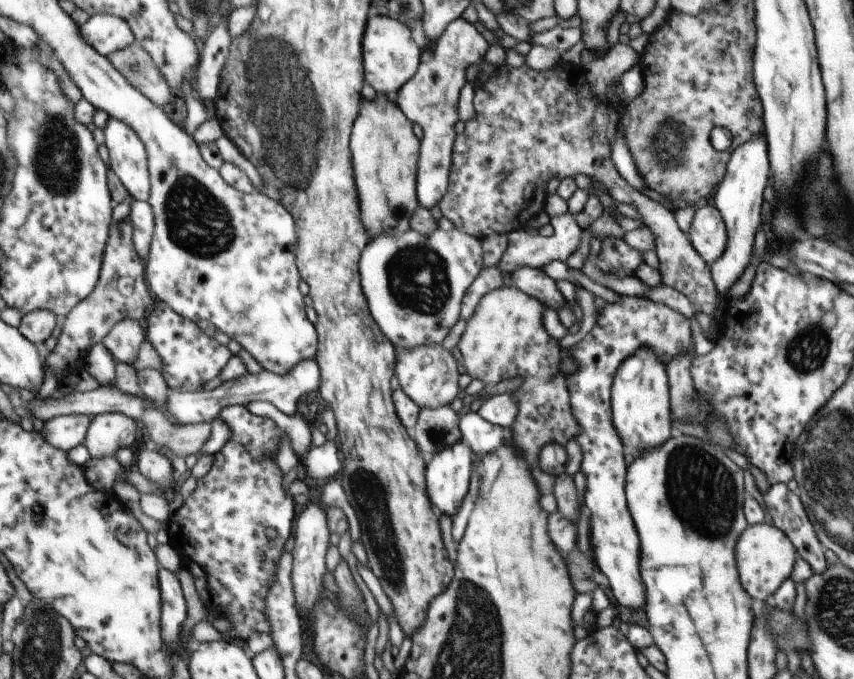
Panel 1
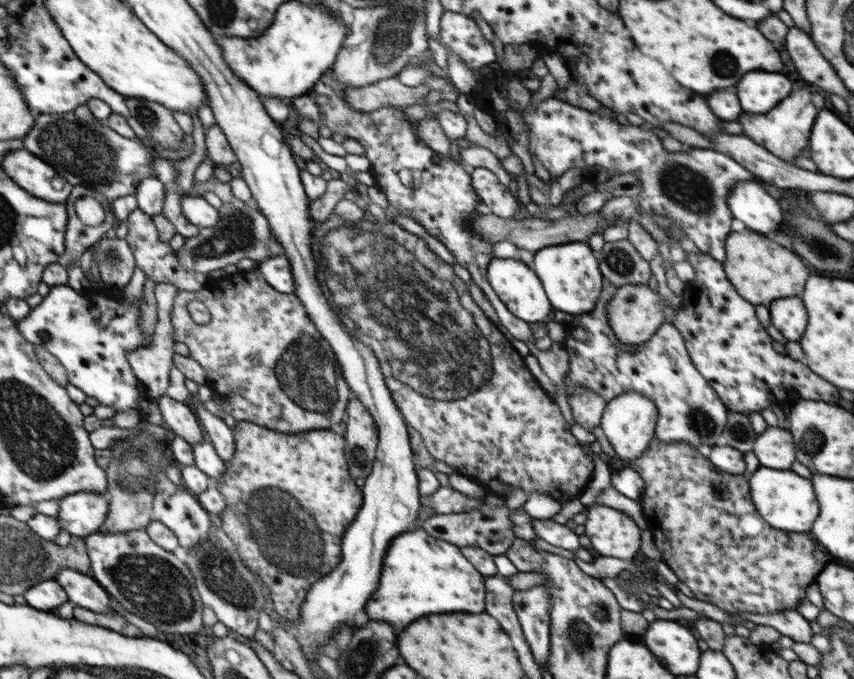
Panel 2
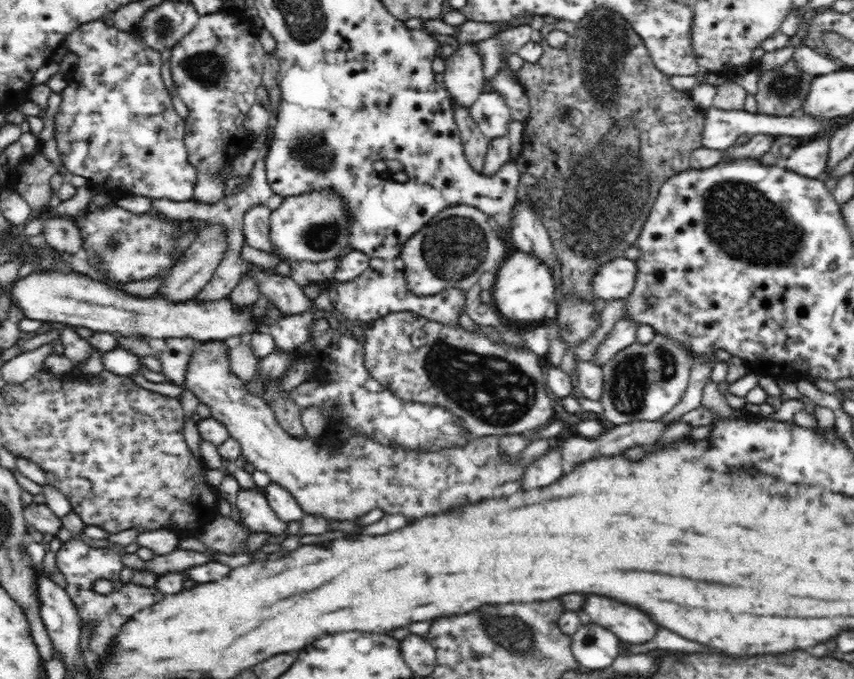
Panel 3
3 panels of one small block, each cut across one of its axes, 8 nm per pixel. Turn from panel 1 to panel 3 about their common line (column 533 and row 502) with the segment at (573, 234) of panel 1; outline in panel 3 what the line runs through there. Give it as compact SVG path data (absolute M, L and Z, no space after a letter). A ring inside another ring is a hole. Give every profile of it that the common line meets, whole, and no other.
M240 488L237 492L236 506L241 521L254 533L281 535L288 528L288 523L276 516L267 498L256 489Z

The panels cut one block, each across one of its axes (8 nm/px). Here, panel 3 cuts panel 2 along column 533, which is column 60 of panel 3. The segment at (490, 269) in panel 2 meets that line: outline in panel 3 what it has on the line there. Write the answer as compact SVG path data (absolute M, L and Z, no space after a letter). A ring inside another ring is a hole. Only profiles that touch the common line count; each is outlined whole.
M35 272L26 278L17 278L10 290L11 302L30 320L46 322L64 322L72 327L84 326L95 332L110 332L117 336L142 337L161 342L168 338L193 338L198 343L208 341L226 341L230 337L239 337L244 328L254 328L256 322L252 316L252 308L236 307L230 296L215 301L198 301L195 297L185 301L170 301L162 295L141 298L127 294L124 290L108 286L104 281L92 280L72 272Z

